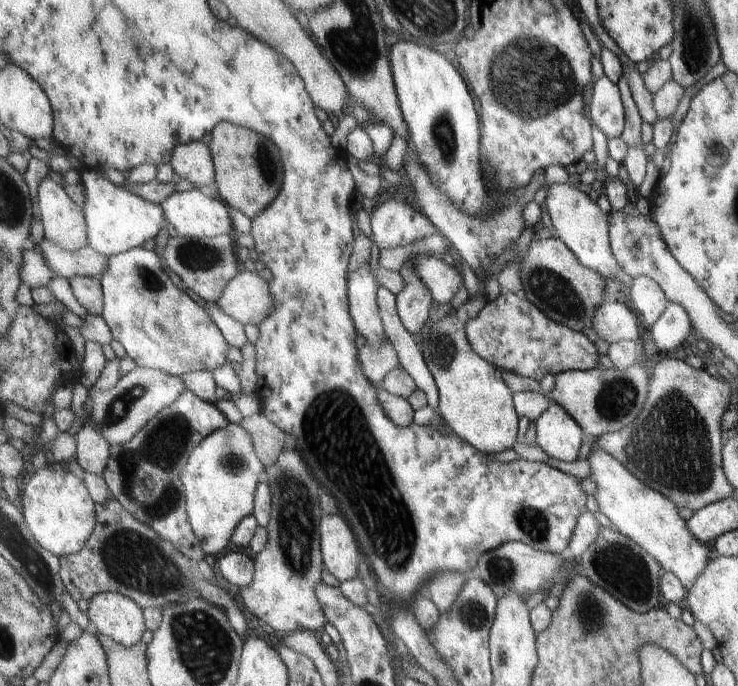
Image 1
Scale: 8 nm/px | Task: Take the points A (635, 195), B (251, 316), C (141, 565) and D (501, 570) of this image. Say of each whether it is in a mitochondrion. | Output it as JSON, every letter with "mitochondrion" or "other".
{"A":"other","B":"other","C":"mitochondrion","D":"mitochondrion"}

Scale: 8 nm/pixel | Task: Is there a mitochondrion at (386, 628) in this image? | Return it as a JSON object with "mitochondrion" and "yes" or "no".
{"mitochondrion":"no"}

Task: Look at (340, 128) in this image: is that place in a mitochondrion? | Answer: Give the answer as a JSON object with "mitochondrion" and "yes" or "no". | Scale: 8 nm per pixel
{"mitochondrion":"no"}

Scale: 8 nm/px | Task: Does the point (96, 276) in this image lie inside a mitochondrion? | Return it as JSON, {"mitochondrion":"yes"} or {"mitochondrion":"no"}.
{"mitochondrion":"no"}

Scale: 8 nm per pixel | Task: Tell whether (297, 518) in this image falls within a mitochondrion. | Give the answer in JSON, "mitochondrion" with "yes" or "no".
{"mitochondrion":"yes"}

